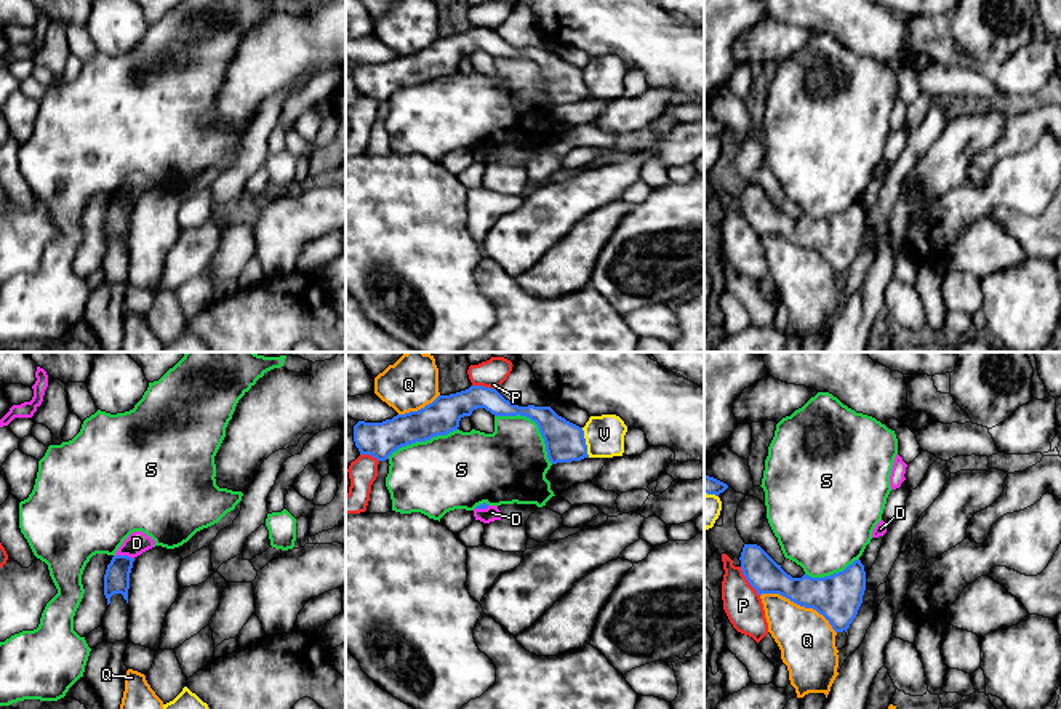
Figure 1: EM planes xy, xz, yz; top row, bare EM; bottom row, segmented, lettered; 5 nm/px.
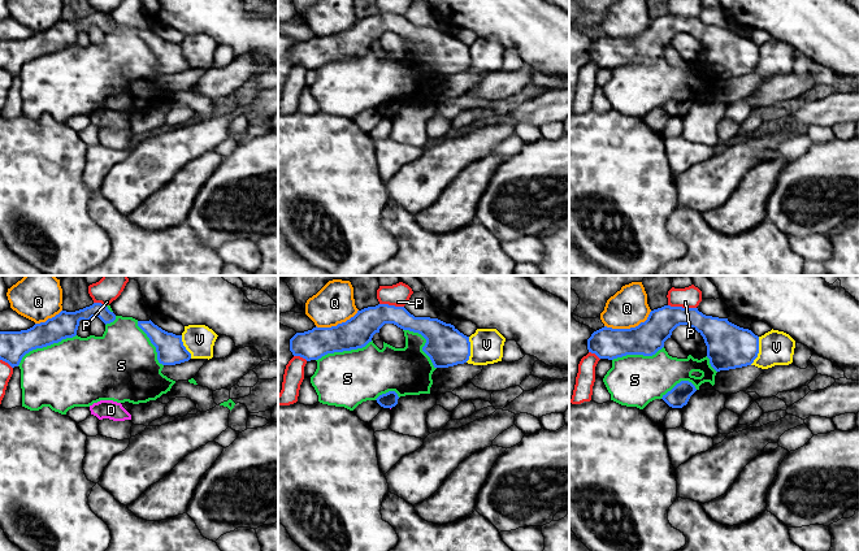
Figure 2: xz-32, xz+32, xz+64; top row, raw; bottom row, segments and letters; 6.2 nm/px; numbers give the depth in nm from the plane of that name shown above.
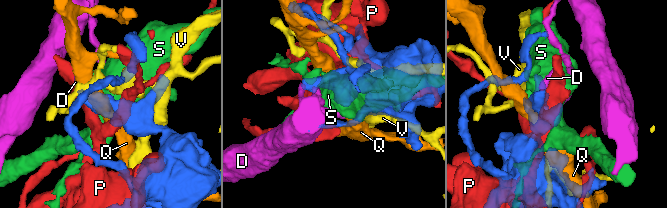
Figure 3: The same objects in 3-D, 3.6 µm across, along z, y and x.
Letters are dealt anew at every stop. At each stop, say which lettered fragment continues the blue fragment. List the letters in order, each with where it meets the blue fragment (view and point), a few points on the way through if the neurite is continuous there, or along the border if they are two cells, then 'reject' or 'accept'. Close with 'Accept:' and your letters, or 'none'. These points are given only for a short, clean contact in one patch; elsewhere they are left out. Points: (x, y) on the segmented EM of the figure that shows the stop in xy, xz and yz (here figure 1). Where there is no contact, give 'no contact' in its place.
D: meets blue in xy at (125, 556); reject
P: meets blue in yz at (748, 580); reject
Q: meets blue in yz at (800, 605); reject
S: meets blue in xz at (535, 421); reject
V: meets blue in xz at (584, 442); reject
Accept: none

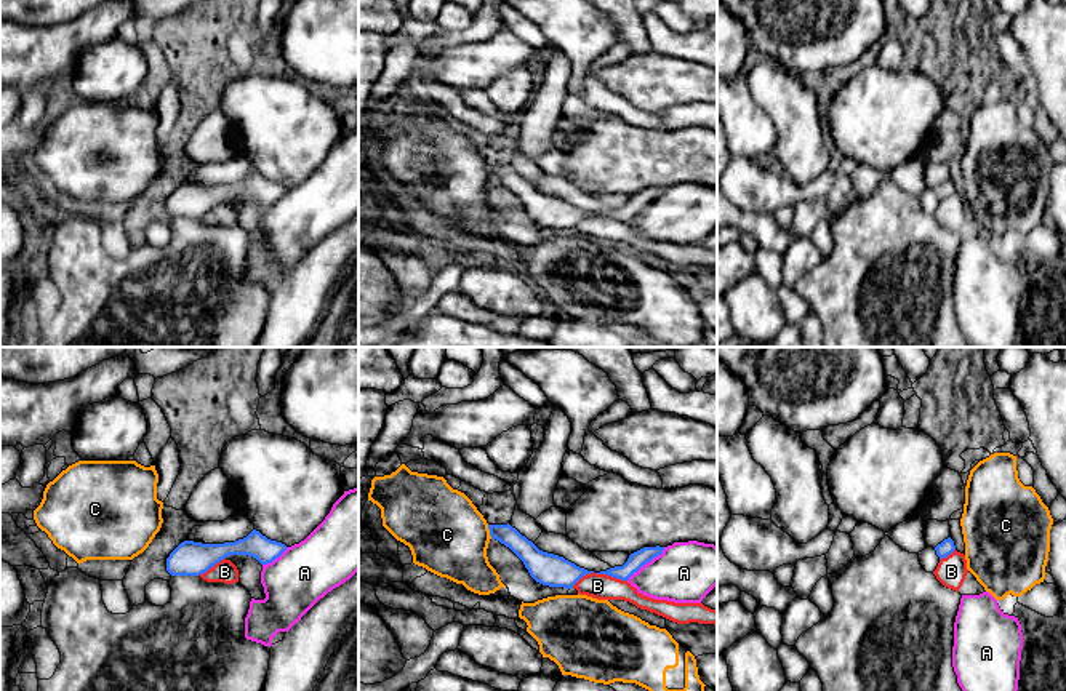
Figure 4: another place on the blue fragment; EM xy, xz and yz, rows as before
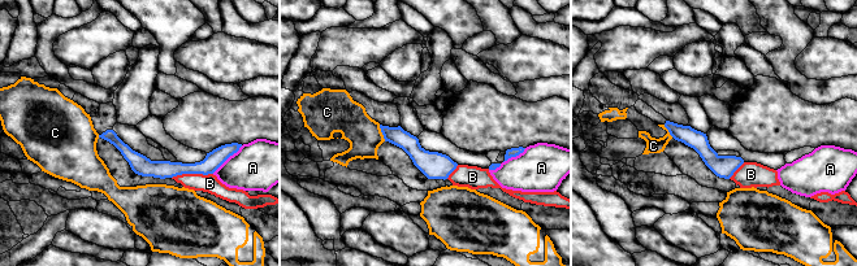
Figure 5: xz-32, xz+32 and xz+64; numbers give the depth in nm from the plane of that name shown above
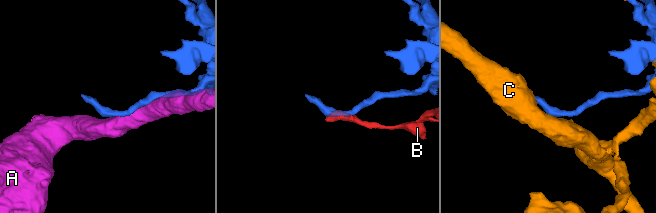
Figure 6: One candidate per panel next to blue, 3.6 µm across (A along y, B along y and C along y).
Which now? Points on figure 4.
A: meets blue in xz at (645, 563); reject
B: meets blue in xz at (612, 576); border along xz (596, 573), (605, 573), (626, 581); reject
C: meets blue in xz at (490, 531); reject
Accept: none

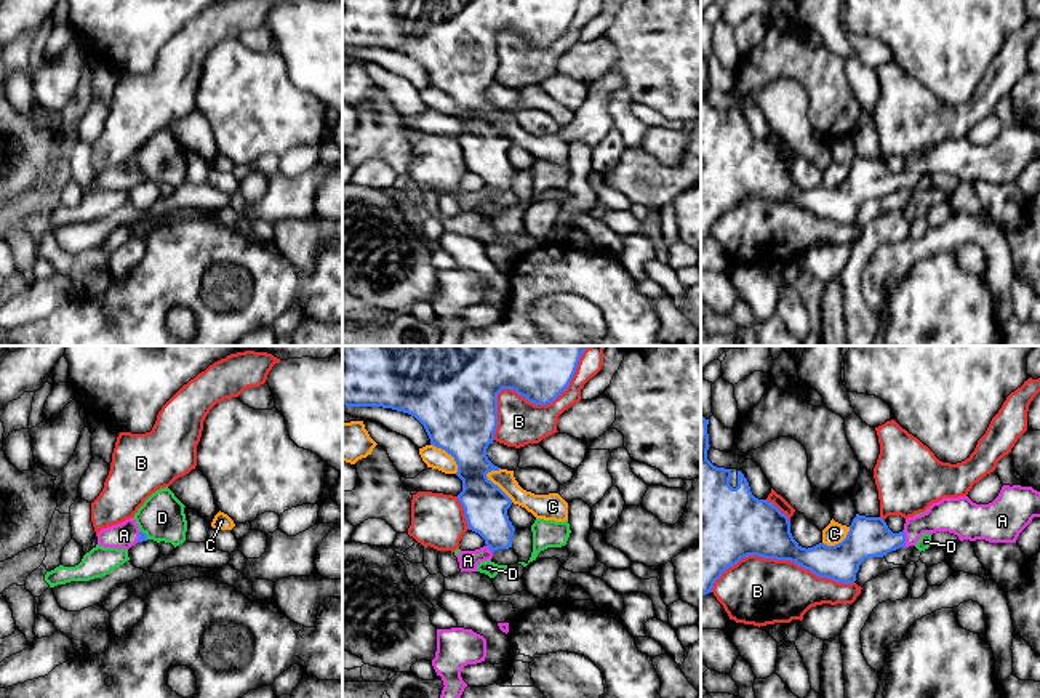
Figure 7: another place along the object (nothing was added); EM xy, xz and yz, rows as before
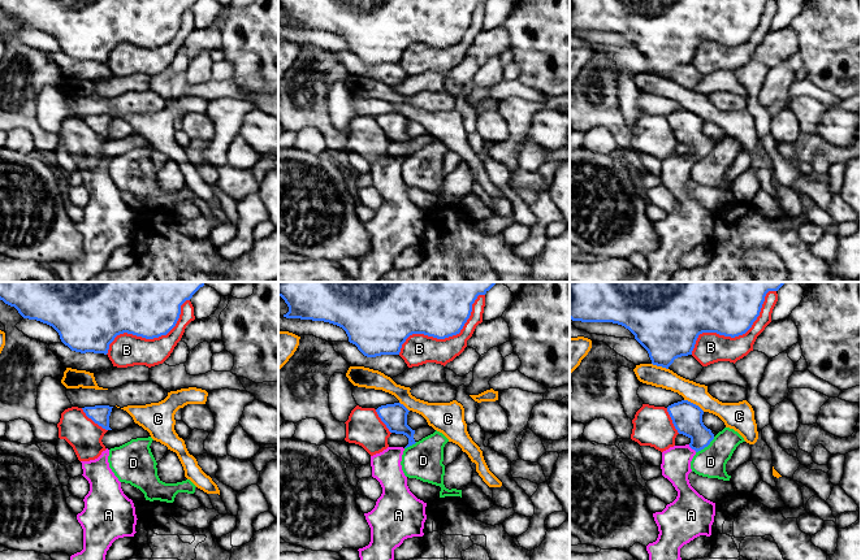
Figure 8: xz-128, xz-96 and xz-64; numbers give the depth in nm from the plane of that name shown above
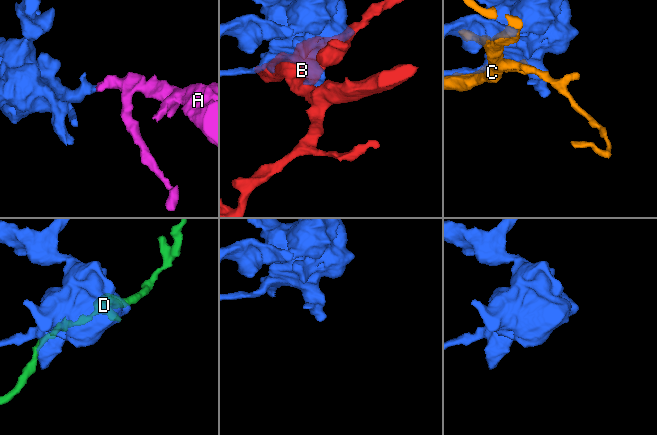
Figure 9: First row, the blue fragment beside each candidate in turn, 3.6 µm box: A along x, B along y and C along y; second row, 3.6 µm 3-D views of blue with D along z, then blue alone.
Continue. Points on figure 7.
A: meets blue in yz at (904, 538); runs through yz (869, 537), (904, 538), (920, 524), (948, 514); accept
B: meets blue in xz at (530, 401); reject
C: meets blue in xz at (498, 487); reject
D: meets blue in xy at (144, 535); reject
Accept: A

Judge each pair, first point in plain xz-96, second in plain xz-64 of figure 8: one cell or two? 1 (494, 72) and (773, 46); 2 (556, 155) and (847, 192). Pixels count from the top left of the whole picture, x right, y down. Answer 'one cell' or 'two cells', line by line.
1: two cells
2: two cells

